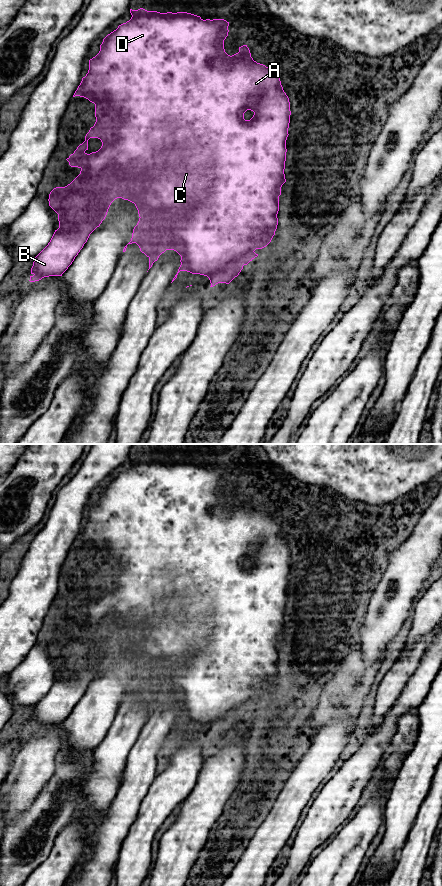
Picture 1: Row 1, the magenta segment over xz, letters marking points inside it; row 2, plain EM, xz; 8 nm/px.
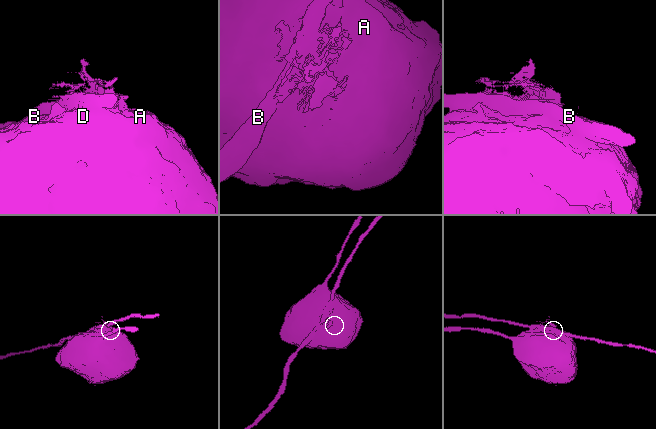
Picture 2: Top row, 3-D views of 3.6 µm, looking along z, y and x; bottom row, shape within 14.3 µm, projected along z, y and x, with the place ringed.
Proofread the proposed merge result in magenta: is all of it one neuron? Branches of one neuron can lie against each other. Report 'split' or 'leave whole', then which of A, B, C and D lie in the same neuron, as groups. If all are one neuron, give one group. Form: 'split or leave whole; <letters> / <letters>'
split; A C D / B

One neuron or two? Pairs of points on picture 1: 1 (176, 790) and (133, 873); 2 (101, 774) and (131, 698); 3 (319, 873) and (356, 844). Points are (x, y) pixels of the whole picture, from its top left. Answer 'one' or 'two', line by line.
1: one
2: one
3: one

